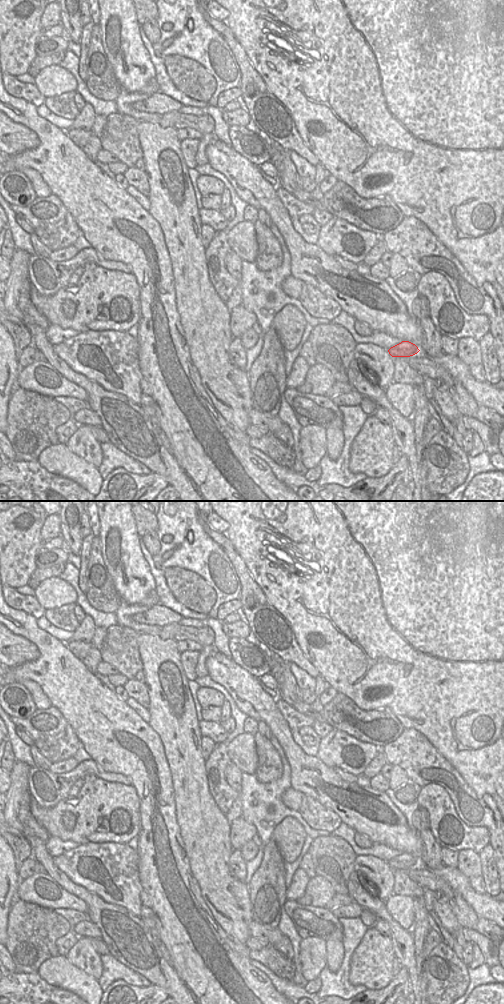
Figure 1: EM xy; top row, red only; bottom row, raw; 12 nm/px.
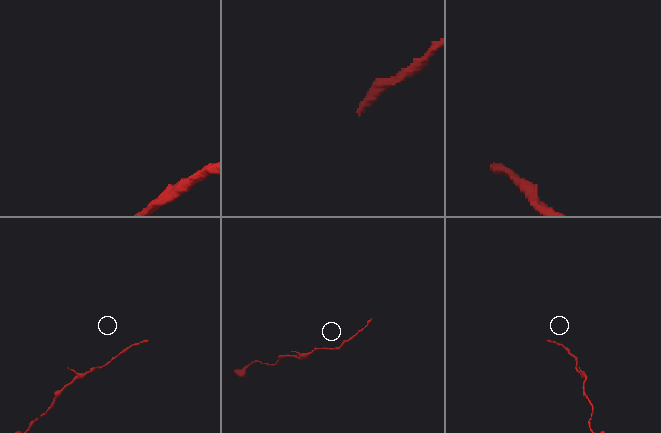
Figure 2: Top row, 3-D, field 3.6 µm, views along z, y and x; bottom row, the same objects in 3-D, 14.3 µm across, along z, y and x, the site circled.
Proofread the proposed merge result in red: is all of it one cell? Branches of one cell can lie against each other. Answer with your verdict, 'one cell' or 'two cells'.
one cell

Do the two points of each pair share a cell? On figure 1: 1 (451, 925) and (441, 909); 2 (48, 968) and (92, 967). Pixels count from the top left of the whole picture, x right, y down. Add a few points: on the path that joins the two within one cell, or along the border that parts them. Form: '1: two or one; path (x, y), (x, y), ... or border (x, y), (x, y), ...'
1: one; path (449, 921), (444, 913)
2: two; border (66, 957), (71, 963), (97, 980)

